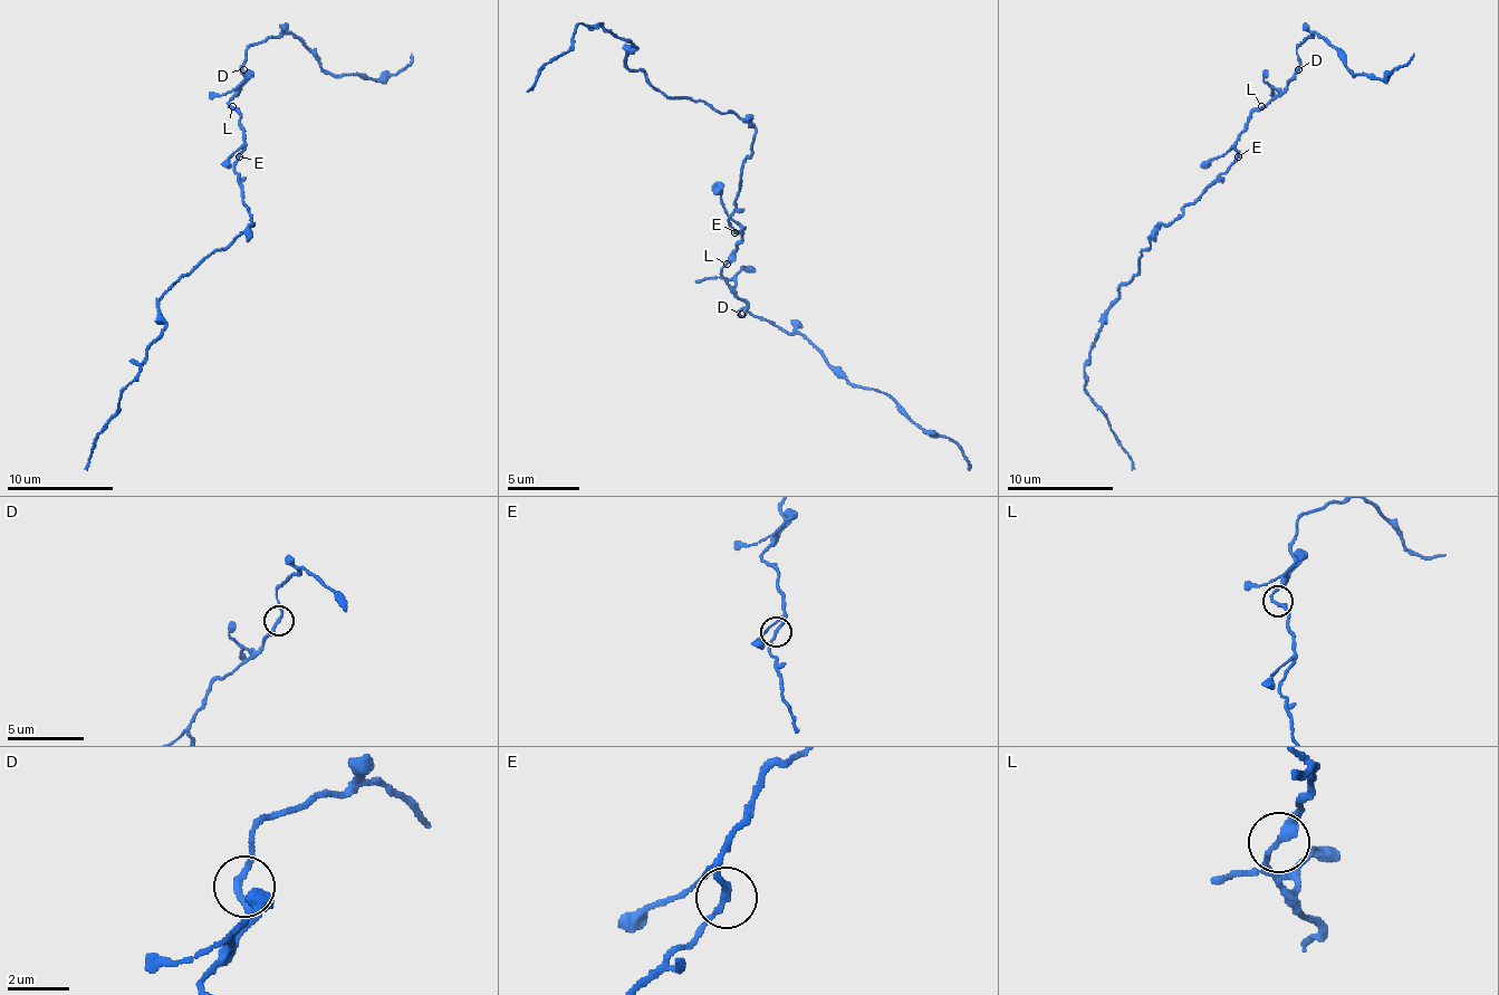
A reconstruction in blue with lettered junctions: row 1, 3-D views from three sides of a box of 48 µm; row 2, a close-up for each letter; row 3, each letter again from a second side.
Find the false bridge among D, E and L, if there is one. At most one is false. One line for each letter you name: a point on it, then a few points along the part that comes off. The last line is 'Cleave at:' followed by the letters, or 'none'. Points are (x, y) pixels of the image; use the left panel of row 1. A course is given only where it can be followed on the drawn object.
Cleave at: none

